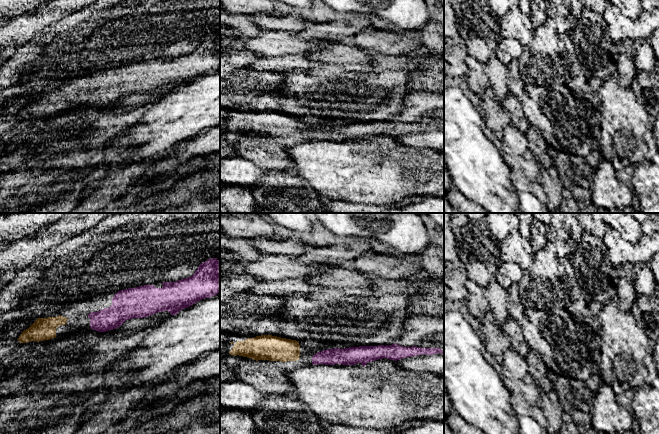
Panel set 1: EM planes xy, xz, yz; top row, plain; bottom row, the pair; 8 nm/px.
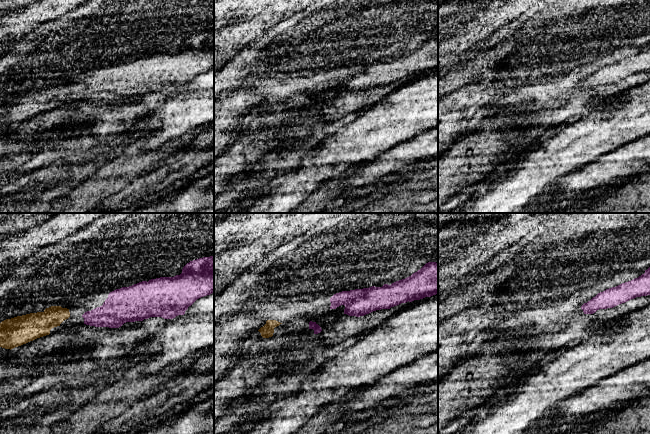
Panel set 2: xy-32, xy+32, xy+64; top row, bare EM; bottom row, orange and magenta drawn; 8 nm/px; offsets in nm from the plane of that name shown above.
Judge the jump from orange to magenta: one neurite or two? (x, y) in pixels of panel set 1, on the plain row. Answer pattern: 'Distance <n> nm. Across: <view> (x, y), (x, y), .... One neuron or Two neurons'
Distance 100 nm. Across: xz (299, 133), (312, 133). One neuron

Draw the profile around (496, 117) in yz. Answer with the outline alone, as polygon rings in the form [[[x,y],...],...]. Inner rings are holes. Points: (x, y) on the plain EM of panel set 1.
[[[488,88],[482,98],[482,108],[485,111],[485,124],[492,132],[492,136],[502,140],[504,128],[511,123],[509,113],[496,98],[494,91]]]

